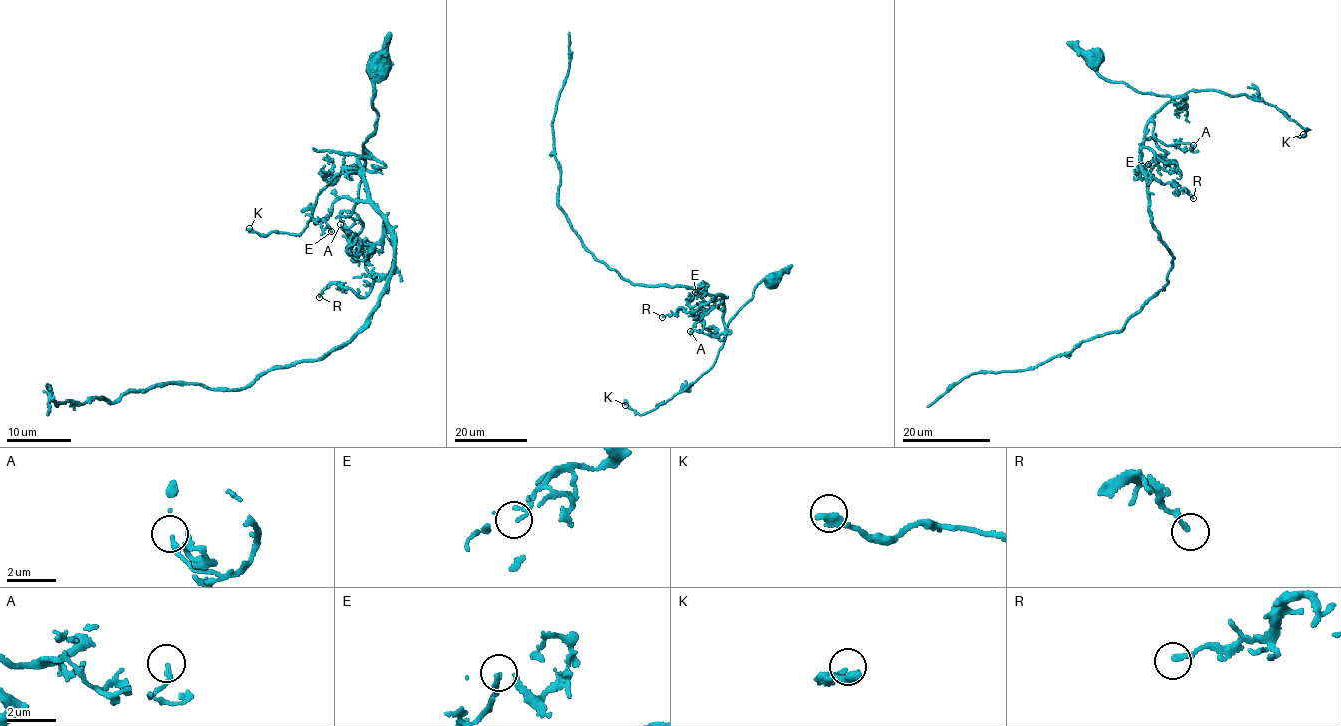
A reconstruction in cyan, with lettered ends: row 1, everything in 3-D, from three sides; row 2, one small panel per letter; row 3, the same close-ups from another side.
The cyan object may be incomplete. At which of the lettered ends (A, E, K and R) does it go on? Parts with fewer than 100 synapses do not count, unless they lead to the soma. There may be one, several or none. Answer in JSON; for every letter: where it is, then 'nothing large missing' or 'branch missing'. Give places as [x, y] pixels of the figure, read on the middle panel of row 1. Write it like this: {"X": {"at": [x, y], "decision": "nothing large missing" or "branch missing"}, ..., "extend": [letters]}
{"A": {"at": [690, 331], "decision": "nothing large missing"}, "E": {"at": [695, 292], "decision": "nothing large missing"}, "K": {"at": [625, 405], "decision": "nothing large missing"}, "R": {"at": [662, 317], "decision": "nothing large missing"}, "extend": []}

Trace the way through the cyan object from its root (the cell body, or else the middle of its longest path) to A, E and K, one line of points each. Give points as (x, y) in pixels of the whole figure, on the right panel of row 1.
A: (1093, 62), (1106, 79), (1170, 96), (1154, 115), (1153, 135), (1167, 145), (1186, 142), (1190, 151), (1193, 145)
E: (1093, 62), (1091, 67), (1106, 79), (1172, 98), (1147, 124), (1145, 138), (1154, 139), (1165, 153), (1148, 164)
K: (1093, 62), (1091, 67), (1102, 76), (1141, 92), (1173, 97), (1218, 90), (1261, 100), (1308, 129), (1303, 134)

